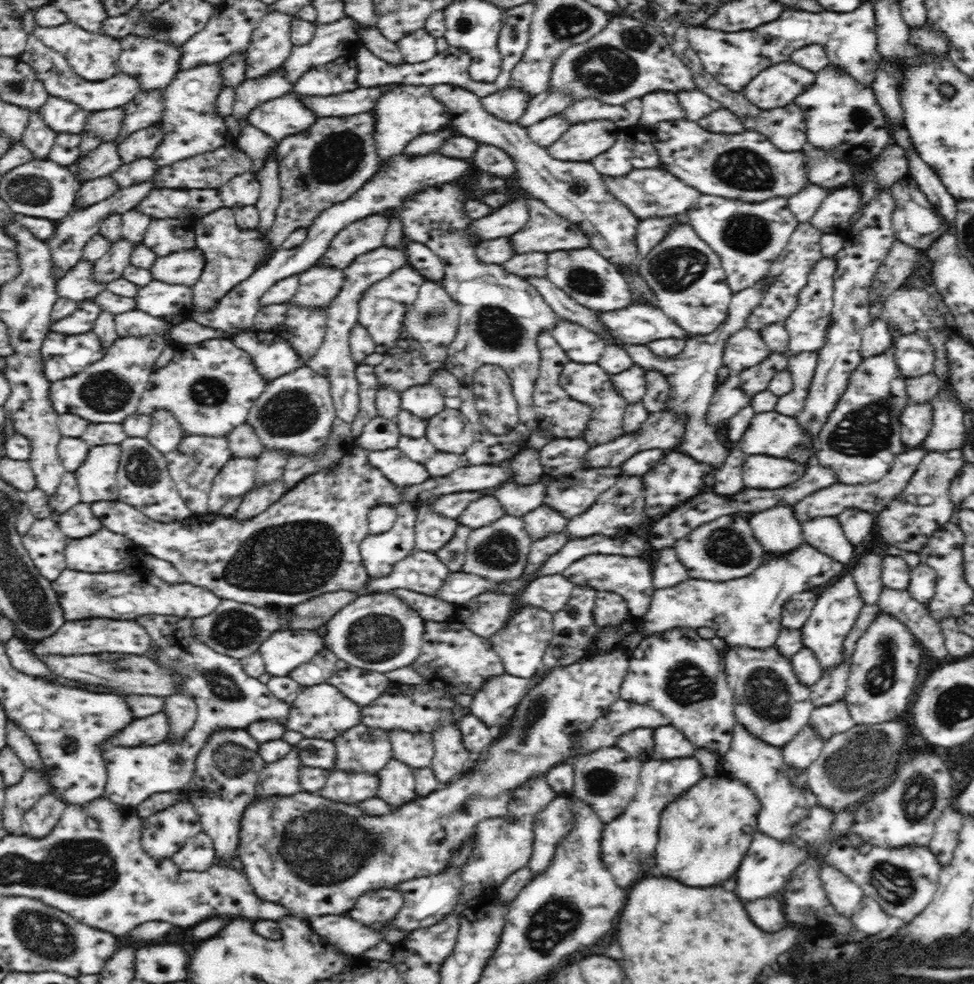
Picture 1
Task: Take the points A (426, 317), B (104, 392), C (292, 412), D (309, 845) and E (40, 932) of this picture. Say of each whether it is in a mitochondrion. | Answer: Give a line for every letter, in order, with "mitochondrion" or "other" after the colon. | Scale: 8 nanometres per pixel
A: mitochondrion
B: mitochondrion
C: mitochondrion
D: mitochondrion
E: mitochondrion

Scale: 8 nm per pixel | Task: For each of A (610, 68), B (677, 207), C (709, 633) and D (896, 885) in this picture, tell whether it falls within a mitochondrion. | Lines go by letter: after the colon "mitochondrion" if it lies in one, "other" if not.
A: mitochondrion
B: other
C: other
D: mitochondrion

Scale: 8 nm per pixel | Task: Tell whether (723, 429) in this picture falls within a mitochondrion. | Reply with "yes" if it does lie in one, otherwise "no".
no

